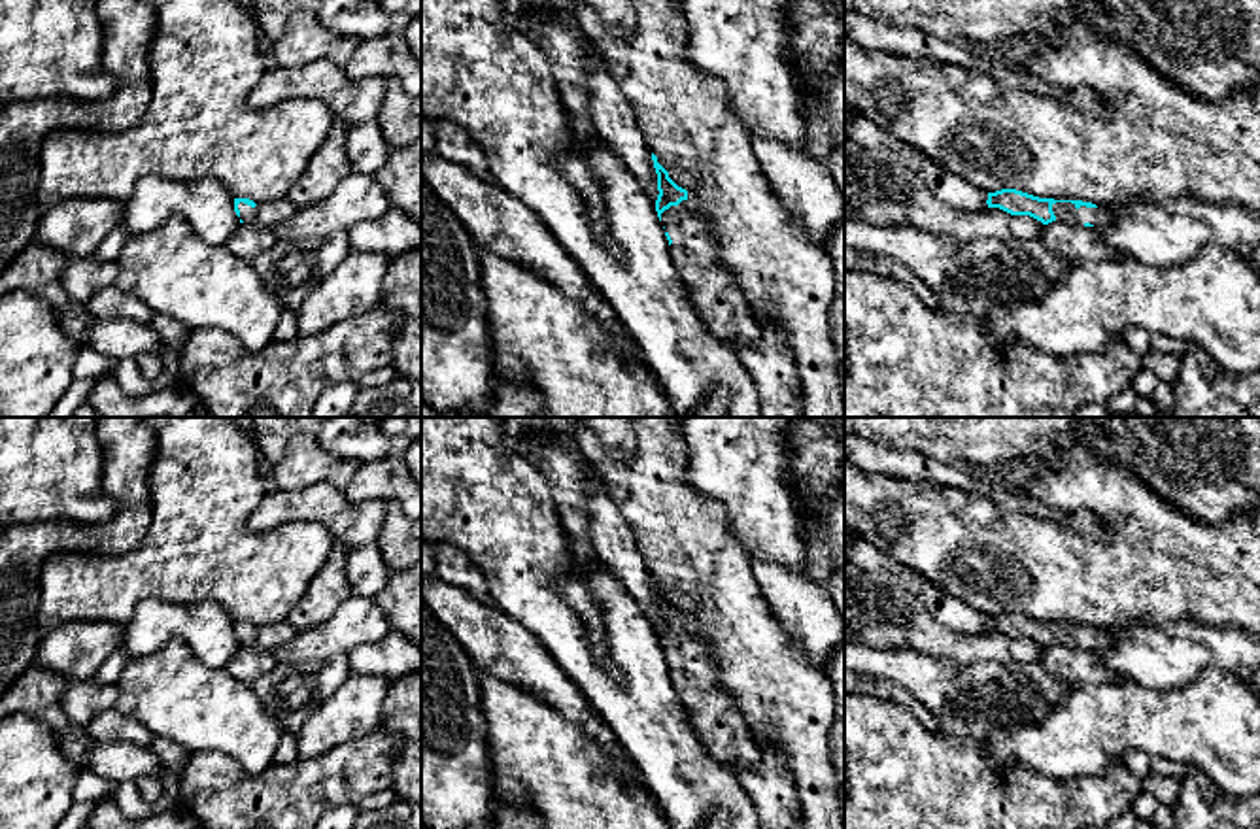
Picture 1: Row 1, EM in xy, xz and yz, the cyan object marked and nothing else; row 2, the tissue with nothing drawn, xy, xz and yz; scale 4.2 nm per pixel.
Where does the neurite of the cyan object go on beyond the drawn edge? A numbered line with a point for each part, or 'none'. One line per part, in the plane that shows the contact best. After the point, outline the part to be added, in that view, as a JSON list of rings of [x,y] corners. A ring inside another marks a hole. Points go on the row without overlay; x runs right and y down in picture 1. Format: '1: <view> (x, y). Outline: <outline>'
1: yz (1066, 635). Outline: [[[1056,625],[1052,627],[1052,634],[1056,644],[1064,644],[1069,648],[1084,648],[1090,646],[1094,650],[1105,650],[1115,644],[1115,636],[1109,631],[1086,631],[1081,629],[1079,633],[1071,625]]]

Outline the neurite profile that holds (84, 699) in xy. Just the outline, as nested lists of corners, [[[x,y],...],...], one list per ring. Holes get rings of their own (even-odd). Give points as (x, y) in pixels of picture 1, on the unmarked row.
[[[94,678],[74,680],[60,697],[60,710],[76,729],[83,731],[94,716],[111,710],[117,697],[119,689],[115,685],[98,684]]]

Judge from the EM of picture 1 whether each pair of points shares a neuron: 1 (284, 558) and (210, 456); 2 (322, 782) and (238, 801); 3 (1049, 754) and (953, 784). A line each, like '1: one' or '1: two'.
1: one
2: one
3: two

